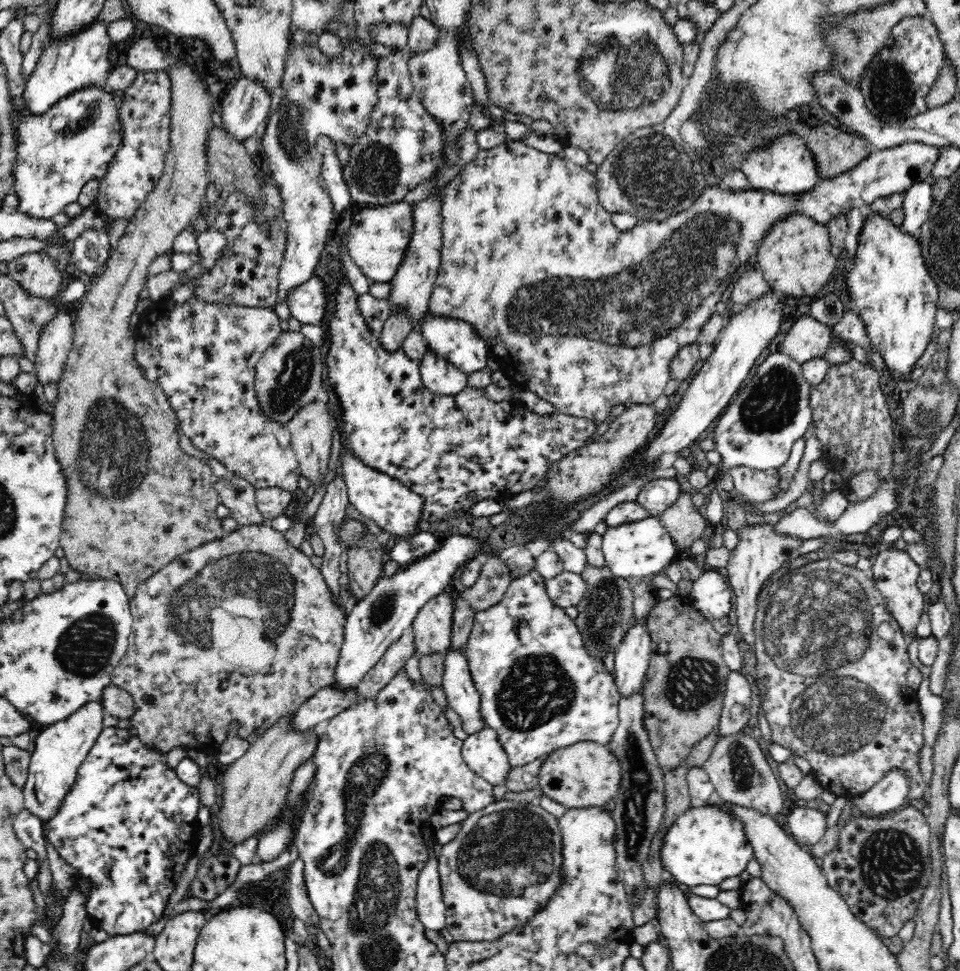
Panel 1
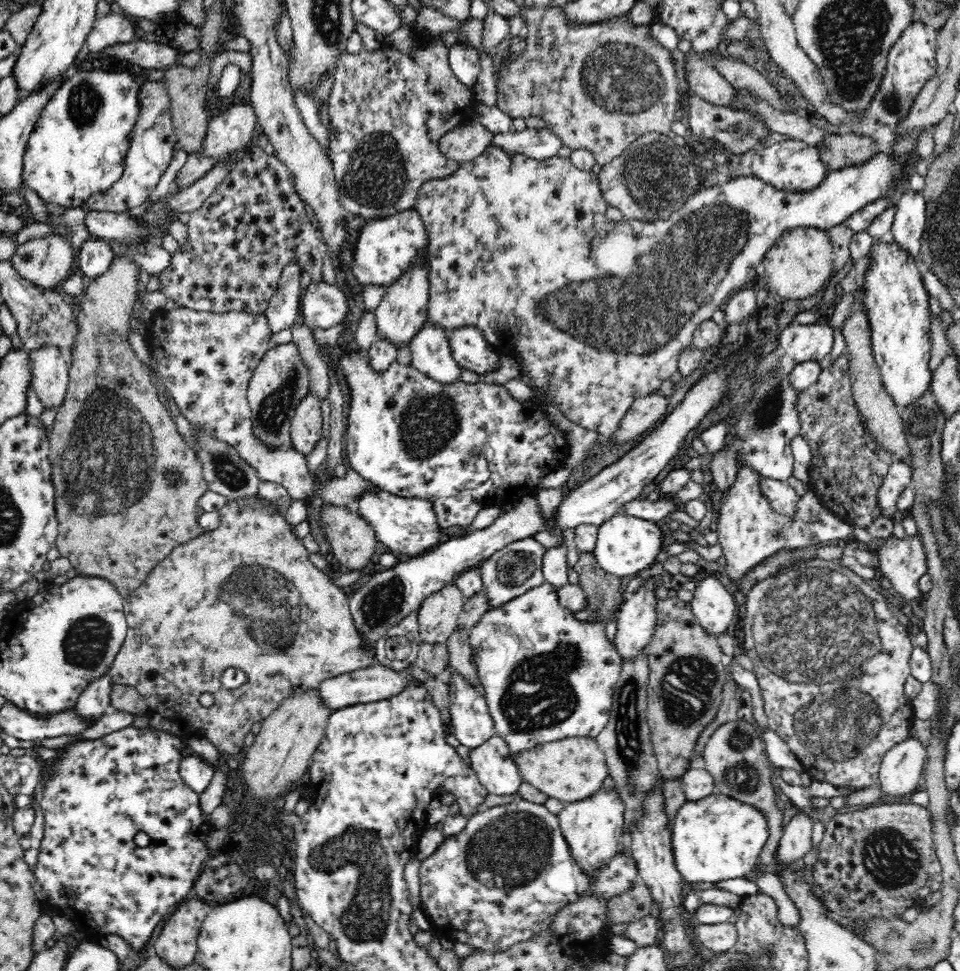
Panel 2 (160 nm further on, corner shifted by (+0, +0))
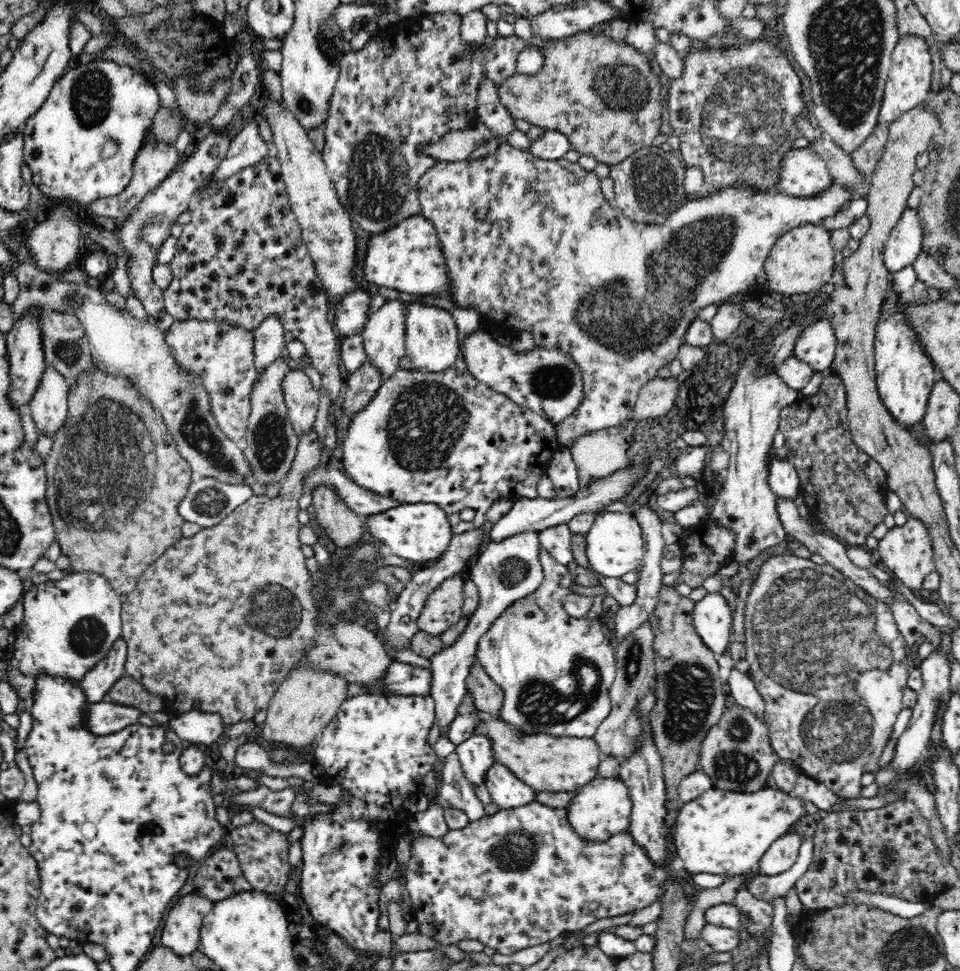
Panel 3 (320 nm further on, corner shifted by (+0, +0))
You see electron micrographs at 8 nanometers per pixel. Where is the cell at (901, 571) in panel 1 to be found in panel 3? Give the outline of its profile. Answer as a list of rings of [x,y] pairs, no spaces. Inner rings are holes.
[[[909,516],[901,527],[895,526],[886,532],[884,537],[879,540],[875,554],[894,572],[897,580],[899,579],[910,590],[918,590],[923,587],[926,575],[936,571],[931,542],[932,537],[929,528],[925,526],[925,522],[915,516]]]

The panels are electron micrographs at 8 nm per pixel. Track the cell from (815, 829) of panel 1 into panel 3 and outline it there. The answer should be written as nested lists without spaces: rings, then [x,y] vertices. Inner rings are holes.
[[[788,833],[774,841],[758,862],[757,871],[760,875],[776,876],[786,872],[798,859],[801,846],[800,835]]]

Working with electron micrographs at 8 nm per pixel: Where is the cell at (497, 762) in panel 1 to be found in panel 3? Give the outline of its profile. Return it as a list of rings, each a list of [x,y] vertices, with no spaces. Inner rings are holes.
[[[496,761],[488,769],[485,786],[500,809],[518,808],[537,800],[536,790]]]

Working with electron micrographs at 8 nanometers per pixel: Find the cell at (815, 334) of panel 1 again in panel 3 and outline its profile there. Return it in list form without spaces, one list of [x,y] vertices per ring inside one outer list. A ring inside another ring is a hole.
[[[824,318],[806,328],[798,338],[794,355],[814,372],[830,368],[835,357],[837,338],[831,322]]]

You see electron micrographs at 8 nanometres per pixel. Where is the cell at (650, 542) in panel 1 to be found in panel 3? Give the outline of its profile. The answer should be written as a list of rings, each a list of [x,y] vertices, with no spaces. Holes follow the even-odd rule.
[[[605,512],[596,515],[594,524],[585,534],[586,557],[592,569],[602,577],[622,578],[627,572],[638,569],[644,554],[642,529],[638,521],[627,512]]]

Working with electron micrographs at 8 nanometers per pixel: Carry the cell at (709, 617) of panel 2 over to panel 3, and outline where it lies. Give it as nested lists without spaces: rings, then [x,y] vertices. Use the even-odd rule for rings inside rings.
[[[708,593],[706,598],[695,602],[693,625],[701,642],[717,657],[724,655],[730,644],[733,614],[721,594]]]

